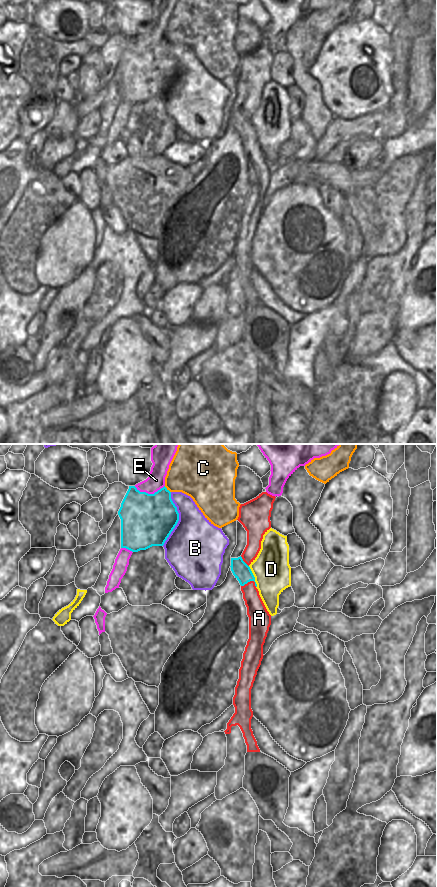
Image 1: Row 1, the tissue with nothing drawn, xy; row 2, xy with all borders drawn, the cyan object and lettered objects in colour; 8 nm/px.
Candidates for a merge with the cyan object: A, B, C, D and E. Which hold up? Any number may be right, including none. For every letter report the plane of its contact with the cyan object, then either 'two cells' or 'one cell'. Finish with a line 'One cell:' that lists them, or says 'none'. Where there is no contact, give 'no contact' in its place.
A: xy | one cell
B: xy | two cells
C: xy | two cells
D: xy | two cells
E: xy | two cells
One cell: A

